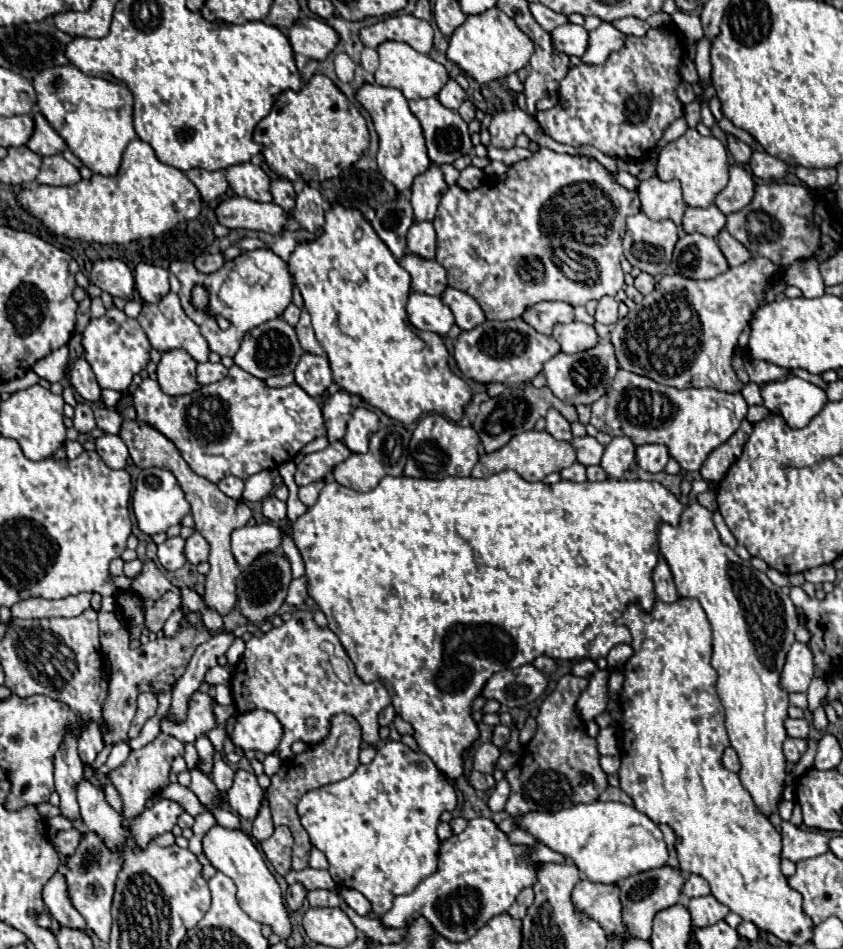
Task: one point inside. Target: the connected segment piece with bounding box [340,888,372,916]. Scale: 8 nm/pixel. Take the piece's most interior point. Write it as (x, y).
(356, 901)

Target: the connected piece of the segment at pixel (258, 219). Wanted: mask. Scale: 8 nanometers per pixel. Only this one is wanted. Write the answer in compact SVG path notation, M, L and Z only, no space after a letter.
M232 196L222 200L214 212L218 222L226 228L262 230L270 234L280 234L286 228L286 212L274 202L262 204L248 198Z

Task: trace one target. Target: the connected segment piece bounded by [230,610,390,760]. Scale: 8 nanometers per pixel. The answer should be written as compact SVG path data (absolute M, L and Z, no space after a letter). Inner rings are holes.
M296 610L292 620L284 622L280 628L272 628L262 638L252 638L246 642L246 652L236 664L230 690L234 706L240 714L260 708L272 712L280 720L284 738L288 738L288 742L282 742L282 760L294 756L290 746L296 740L306 744L324 740L328 736L330 718L340 712L354 716L362 728L362 740L370 746L376 746L380 742L378 714L390 704L390 694L382 682L362 682L356 676L354 664L350 662L338 636L330 628L318 628L312 620L312 614L306 610ZM332 658L342 658L350 666L348 684L334 674L330 664ZM308 720L314 720L314 724L308 724Z

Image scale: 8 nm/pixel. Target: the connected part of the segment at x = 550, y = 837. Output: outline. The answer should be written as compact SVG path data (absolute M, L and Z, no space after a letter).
M590 802L556 810L556 812L528 812L514 818L516 826L536 838L538 844L552 848L590 880L600 884L616 884L638 872L660 868L668 860L664 836L646 814L622 802Z

